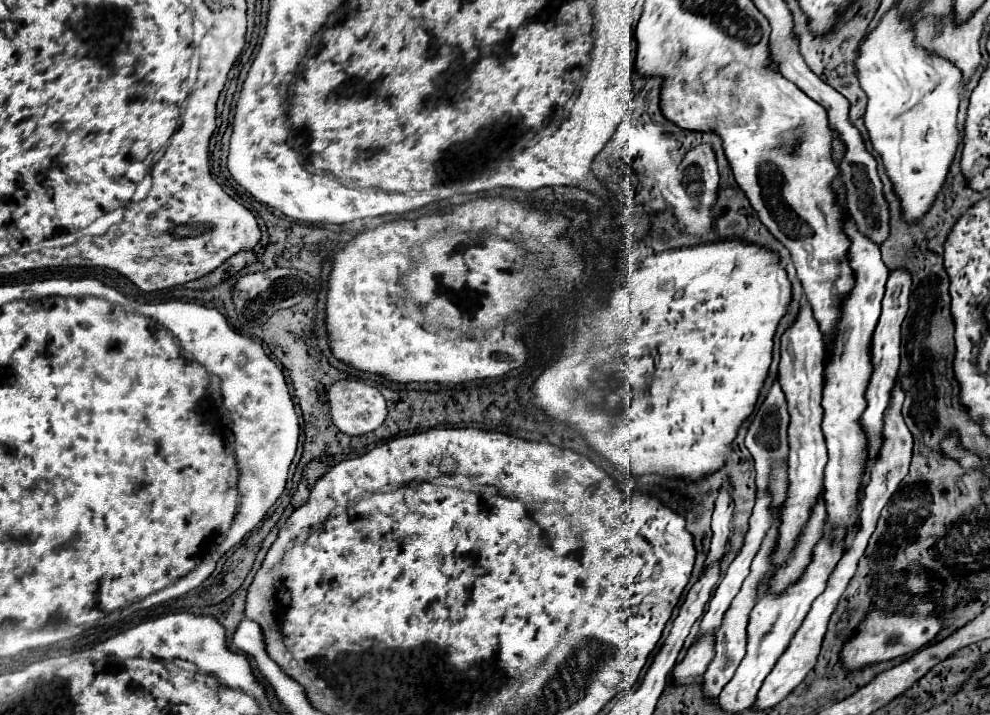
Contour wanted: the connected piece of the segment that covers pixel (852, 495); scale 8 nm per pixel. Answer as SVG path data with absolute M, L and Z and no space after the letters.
M851 219L845 221L845 233L853 239L849 249L849 263L855 273L855 289L843 301L843 321L839 323L839 333L835 335L829 351L827 379L823 387L823 437L829 451L829 461L825 467L825 505L829 535L833 541L843 541L859 531L859 501L865 485L865 463L867 463L867 433L861 425L861 417L867 409L865 391L873 373L871 365L871 339L875 325L881 315L881 299L885 293L885 281L889 269L881 261L879 247L867 237L863 237Z

